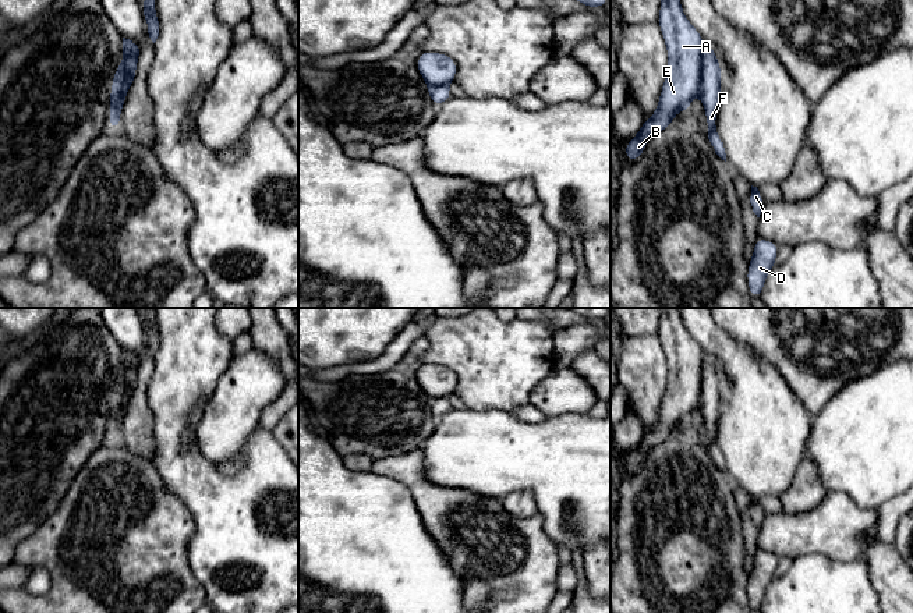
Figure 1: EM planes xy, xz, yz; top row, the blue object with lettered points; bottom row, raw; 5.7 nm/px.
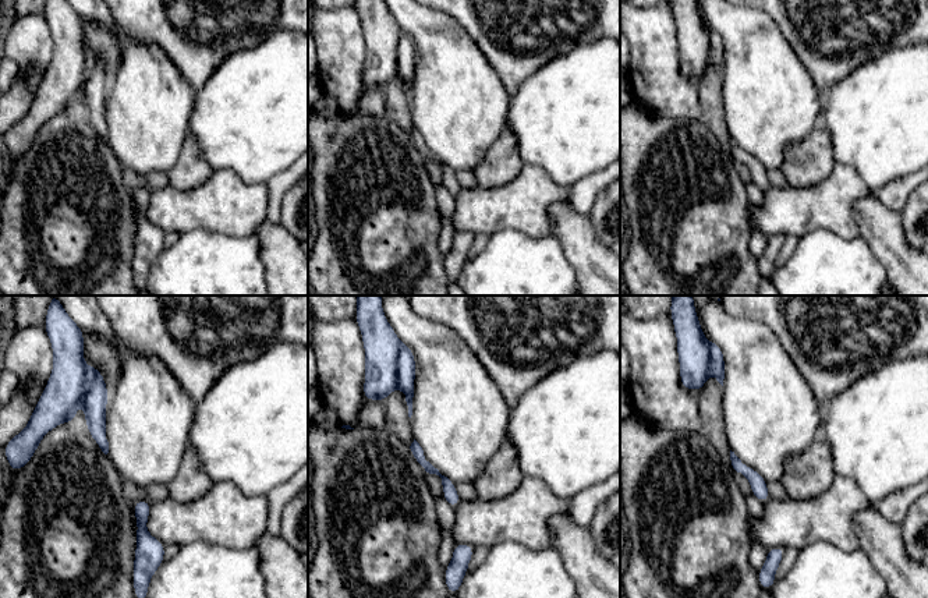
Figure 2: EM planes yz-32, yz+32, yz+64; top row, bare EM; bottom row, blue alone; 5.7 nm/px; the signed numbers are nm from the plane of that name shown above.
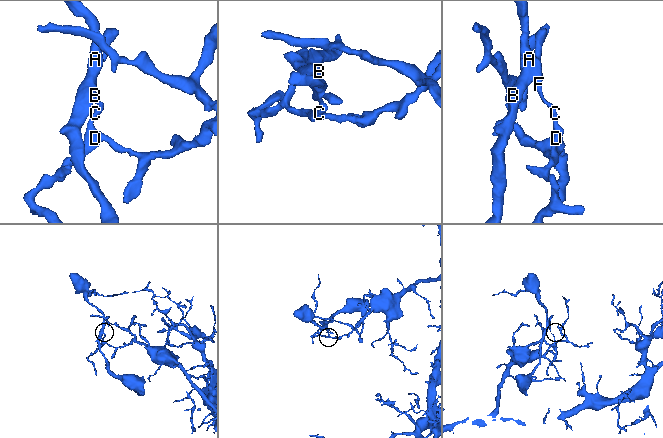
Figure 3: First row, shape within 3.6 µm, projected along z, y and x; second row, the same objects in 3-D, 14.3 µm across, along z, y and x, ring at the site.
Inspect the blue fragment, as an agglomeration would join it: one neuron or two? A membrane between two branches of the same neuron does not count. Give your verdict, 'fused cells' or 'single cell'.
fused cells

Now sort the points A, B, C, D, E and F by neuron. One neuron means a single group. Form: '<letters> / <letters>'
A B E / C D F

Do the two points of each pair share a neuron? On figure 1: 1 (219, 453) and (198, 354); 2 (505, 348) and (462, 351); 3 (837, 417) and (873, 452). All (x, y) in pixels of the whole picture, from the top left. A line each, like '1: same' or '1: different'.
1: different
2: same
3: same

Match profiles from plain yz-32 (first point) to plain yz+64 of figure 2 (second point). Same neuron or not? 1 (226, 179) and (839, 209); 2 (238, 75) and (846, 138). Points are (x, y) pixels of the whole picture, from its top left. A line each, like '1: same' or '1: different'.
1: same
2: same

